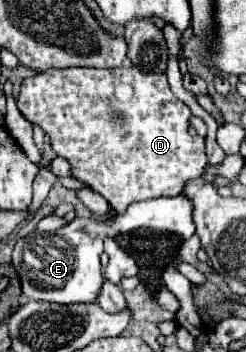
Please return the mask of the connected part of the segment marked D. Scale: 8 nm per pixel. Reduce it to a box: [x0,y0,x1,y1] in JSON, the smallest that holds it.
[16,66,208,212]

